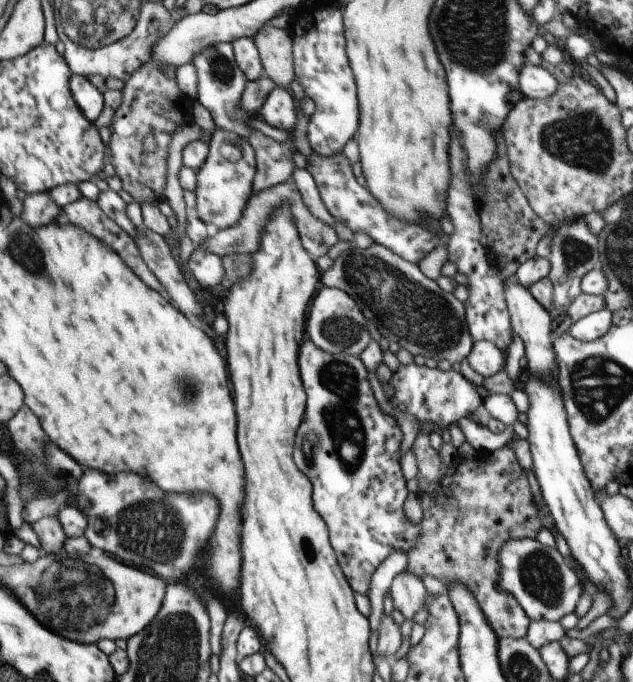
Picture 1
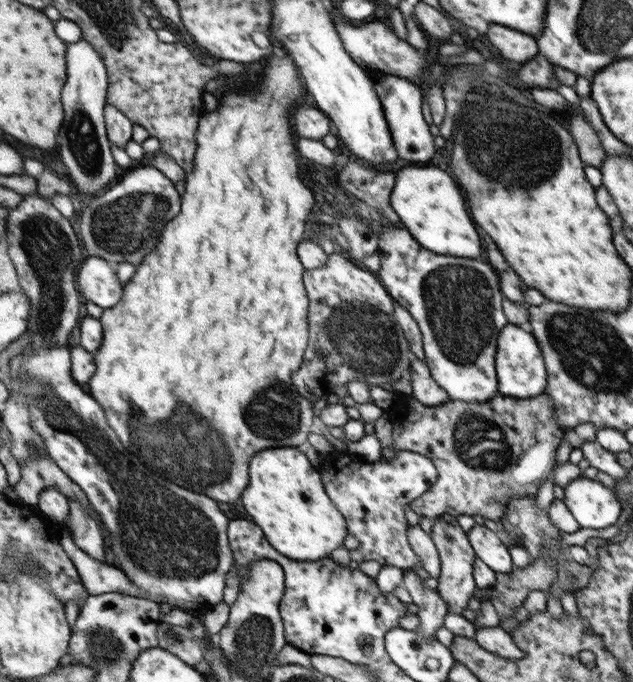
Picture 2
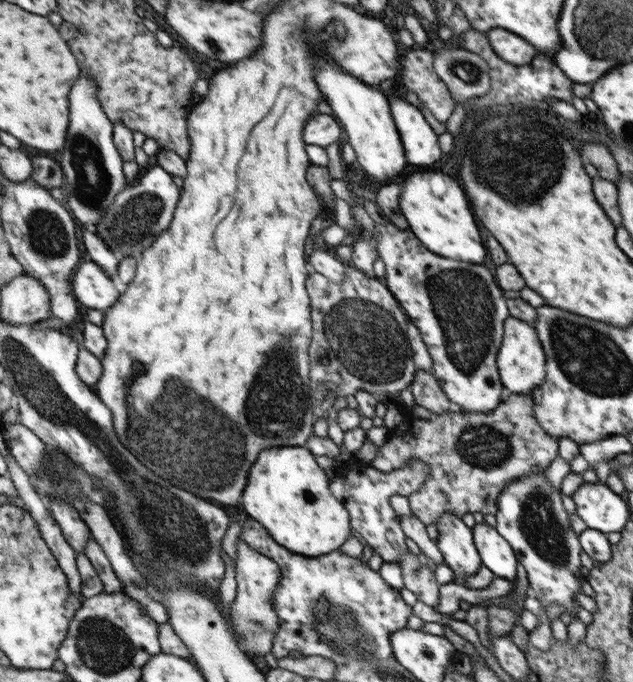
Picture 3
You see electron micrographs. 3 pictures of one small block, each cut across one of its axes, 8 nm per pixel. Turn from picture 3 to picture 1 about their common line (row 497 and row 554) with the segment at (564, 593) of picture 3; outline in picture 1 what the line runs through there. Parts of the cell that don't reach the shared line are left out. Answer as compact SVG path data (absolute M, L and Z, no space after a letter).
M515 539L502 546L499 553L499 562L501 567L501 586L516 598L520 607L528 616L529 621L559 622L565 615L575 612L583 586L577 574L570 568L557 548L552 549L543 546L537 539Z

